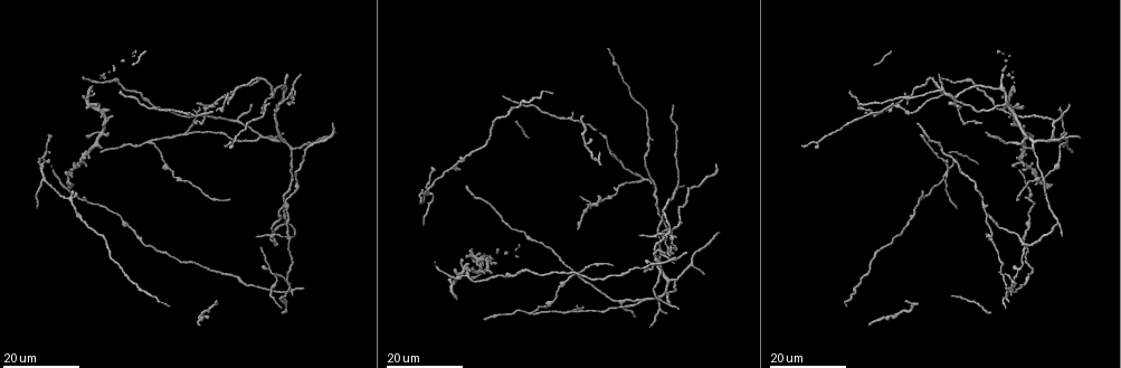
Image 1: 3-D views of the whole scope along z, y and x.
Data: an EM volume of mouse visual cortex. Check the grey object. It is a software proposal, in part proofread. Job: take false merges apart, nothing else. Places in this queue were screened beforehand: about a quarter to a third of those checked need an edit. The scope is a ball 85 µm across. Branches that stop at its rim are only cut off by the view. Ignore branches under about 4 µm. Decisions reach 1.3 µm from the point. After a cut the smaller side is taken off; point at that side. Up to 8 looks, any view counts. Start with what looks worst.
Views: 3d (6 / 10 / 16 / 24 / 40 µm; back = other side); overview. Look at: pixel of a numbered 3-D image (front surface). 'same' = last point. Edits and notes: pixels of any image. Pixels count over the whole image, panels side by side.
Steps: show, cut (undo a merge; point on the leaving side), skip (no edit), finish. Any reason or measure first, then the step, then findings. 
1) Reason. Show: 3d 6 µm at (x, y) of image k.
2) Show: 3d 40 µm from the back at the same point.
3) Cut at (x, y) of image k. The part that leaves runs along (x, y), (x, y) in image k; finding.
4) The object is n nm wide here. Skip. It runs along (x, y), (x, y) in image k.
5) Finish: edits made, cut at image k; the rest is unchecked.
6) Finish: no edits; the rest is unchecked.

Small branch off a trunk. Show: 3d 24 µm at (570, 311) of image 1.

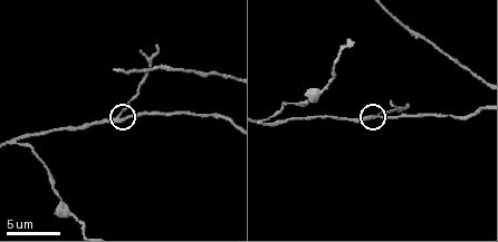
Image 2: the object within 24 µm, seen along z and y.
Show: 3d 6 µm at (119, 114) of image 2.

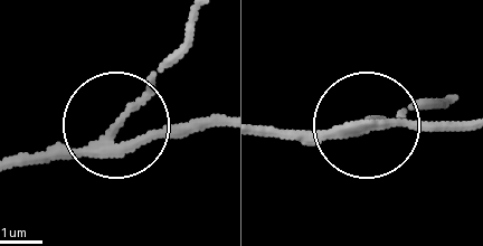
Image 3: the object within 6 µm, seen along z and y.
The object is 200 nm wide here. Cut at (128, 109) of image 3. A second neuron is stuck on.

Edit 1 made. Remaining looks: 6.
Side arm on a straight run. Show: 3d 10 µm at (15, 144) of image 2.

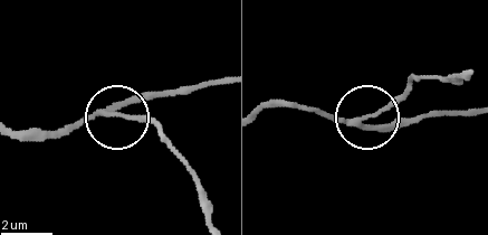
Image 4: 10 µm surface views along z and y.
Closer look. Show: 3d 6 µm at (120, 113) of image 4.

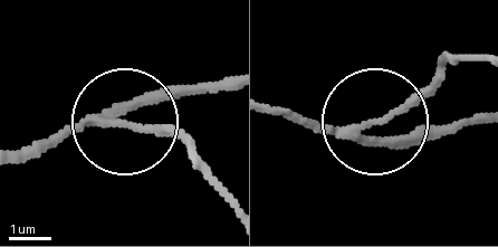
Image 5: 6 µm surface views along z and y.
Cut at (156, 131) of image 5. The part that leaves runs along (98, 117), (181, 139), (223, 202) in image 5; two neurons meet here.

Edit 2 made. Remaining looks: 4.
Show: overview.

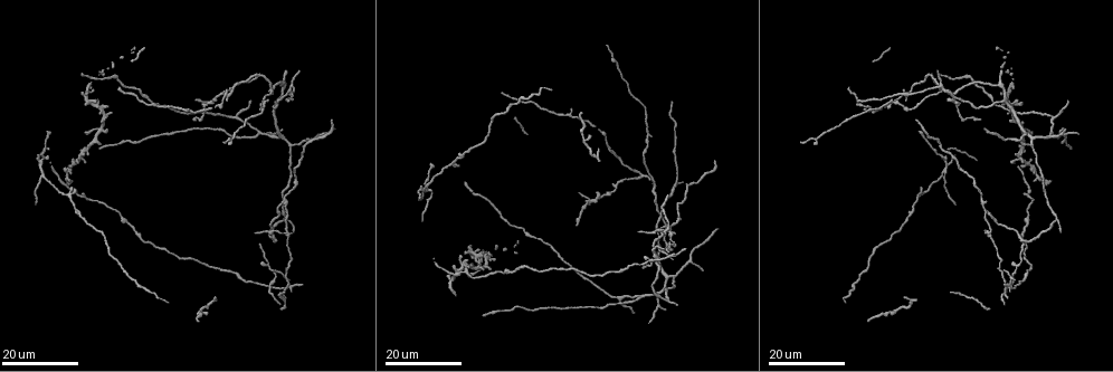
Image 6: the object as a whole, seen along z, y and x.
Branch point. Show: 3d 24 µm at (939, 85) of image 6.

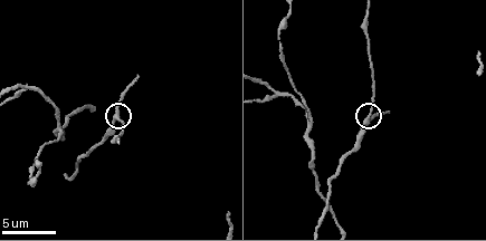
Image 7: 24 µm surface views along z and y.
Show: 3d 10 µm at (367, 120) of image 7.

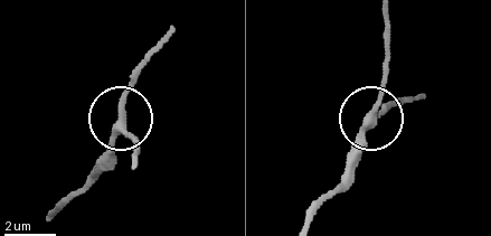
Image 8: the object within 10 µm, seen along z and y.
Skip. It runs along (49, 210), (98, 168), (120, 97), (143, 55) in image 8; continuous, no second neuron.

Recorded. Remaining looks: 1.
Arms part here. Show: 3d 10 µm at (22, 89) of image 7.

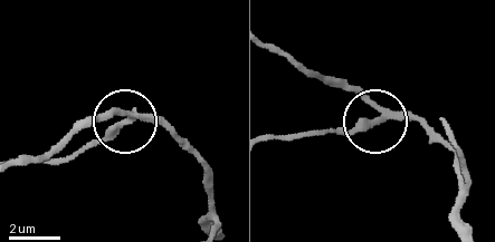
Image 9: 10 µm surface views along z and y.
The object is 250 nm wide here. Cut at (108, 136) of image 9. Two neurons meet here.

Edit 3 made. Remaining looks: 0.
Finish: edits made, cut at image 3, cut at image 5, cut at image 9; the rest is unchecked.

